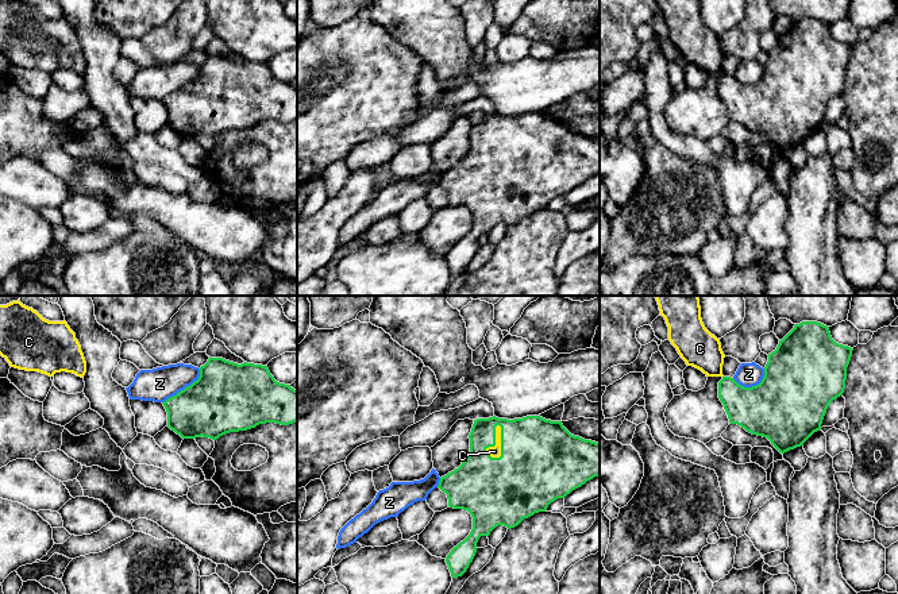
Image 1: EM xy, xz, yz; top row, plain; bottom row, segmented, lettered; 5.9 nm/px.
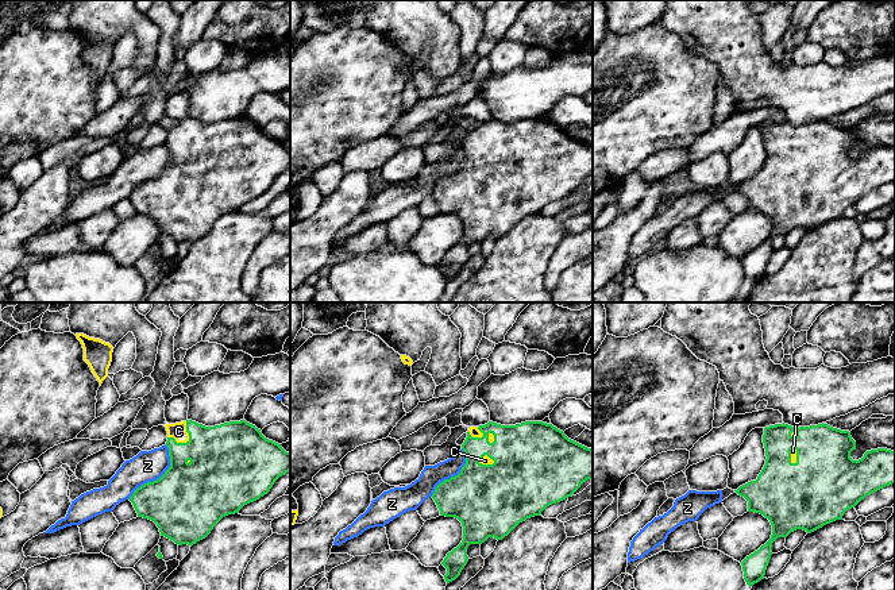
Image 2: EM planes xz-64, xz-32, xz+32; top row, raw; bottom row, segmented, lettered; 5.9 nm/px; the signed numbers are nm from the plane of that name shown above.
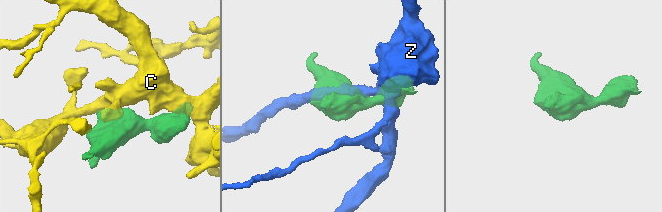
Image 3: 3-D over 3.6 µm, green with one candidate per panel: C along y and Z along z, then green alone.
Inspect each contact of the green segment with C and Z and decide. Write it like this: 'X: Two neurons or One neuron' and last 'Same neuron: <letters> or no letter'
C: One neuron
Z: Two neurons
Same neuron: C

